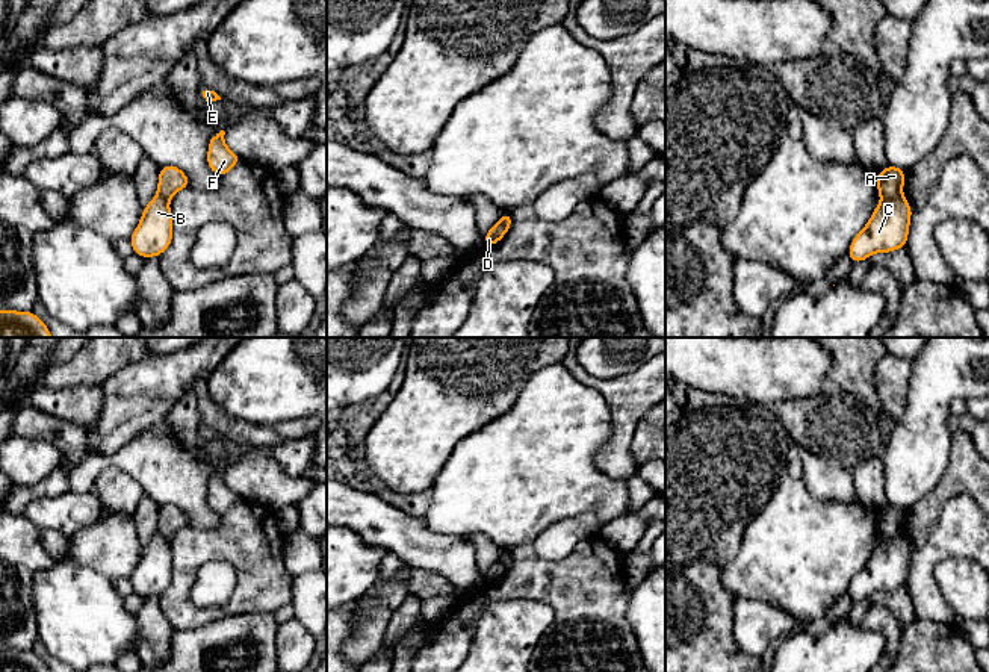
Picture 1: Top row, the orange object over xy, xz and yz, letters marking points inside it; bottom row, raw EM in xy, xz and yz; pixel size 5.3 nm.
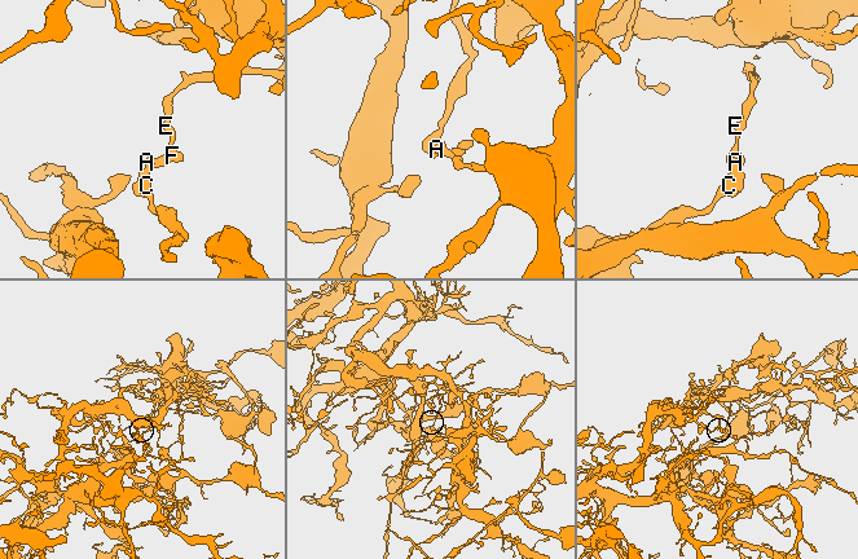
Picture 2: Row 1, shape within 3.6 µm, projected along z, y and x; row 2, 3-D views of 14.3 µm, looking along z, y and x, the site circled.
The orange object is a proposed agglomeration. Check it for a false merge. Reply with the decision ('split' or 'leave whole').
split

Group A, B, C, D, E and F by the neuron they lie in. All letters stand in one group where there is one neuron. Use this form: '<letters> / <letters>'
A E F / B C D

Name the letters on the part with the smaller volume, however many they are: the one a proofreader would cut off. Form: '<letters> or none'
A, E, F

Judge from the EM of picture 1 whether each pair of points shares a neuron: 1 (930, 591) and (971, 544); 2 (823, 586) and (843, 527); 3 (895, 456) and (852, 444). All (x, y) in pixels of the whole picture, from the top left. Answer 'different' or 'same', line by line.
1: same
2: same
3: different

